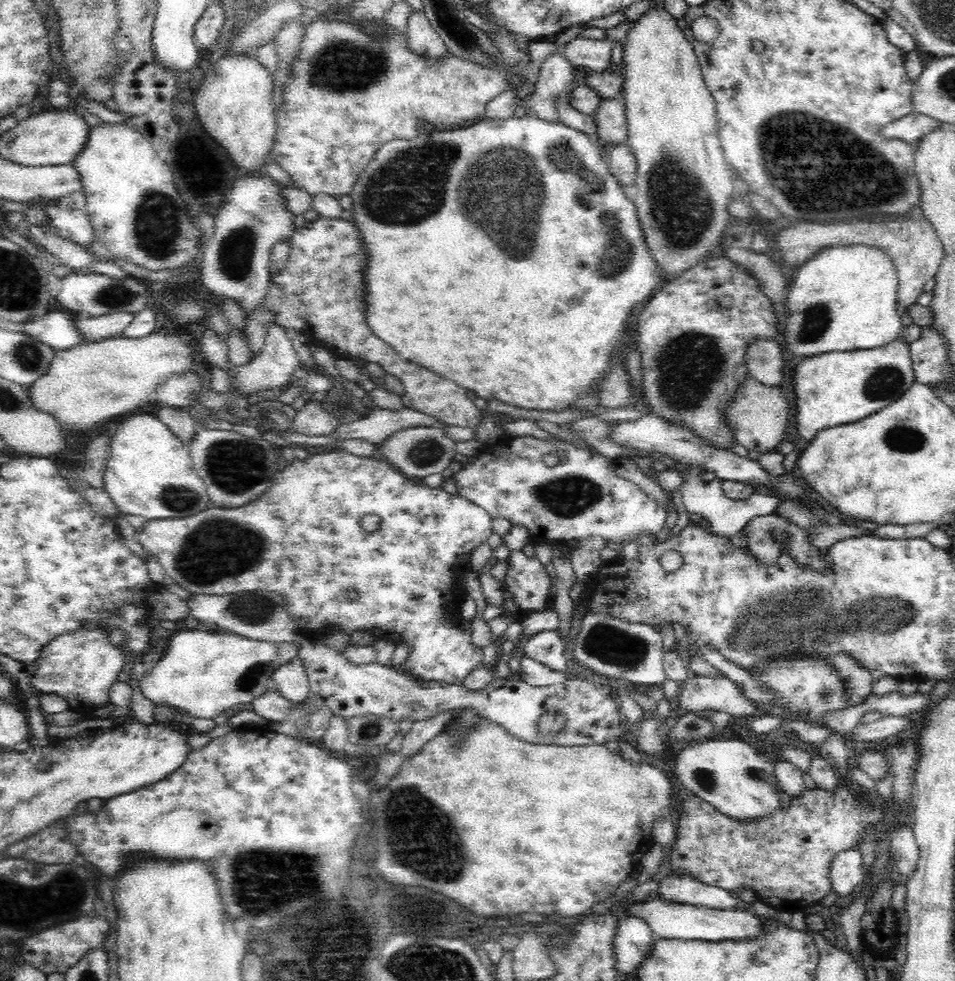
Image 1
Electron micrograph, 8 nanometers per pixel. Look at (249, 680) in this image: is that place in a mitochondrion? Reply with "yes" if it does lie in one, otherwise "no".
yes

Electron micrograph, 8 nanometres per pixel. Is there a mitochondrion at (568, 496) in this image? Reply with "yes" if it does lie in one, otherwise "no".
yes

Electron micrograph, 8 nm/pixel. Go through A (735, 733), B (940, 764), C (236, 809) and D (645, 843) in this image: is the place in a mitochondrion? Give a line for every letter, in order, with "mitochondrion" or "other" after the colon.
A: other
B: other
C: other
D: other

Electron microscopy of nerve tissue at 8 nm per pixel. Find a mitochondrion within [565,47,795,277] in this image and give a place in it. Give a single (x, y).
(679, 207)

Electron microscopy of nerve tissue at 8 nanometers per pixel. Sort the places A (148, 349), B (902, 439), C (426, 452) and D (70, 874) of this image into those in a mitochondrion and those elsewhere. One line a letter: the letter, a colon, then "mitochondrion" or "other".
A: other
B: mitochondrion
C: mitochondrion
D: mitochondrion

